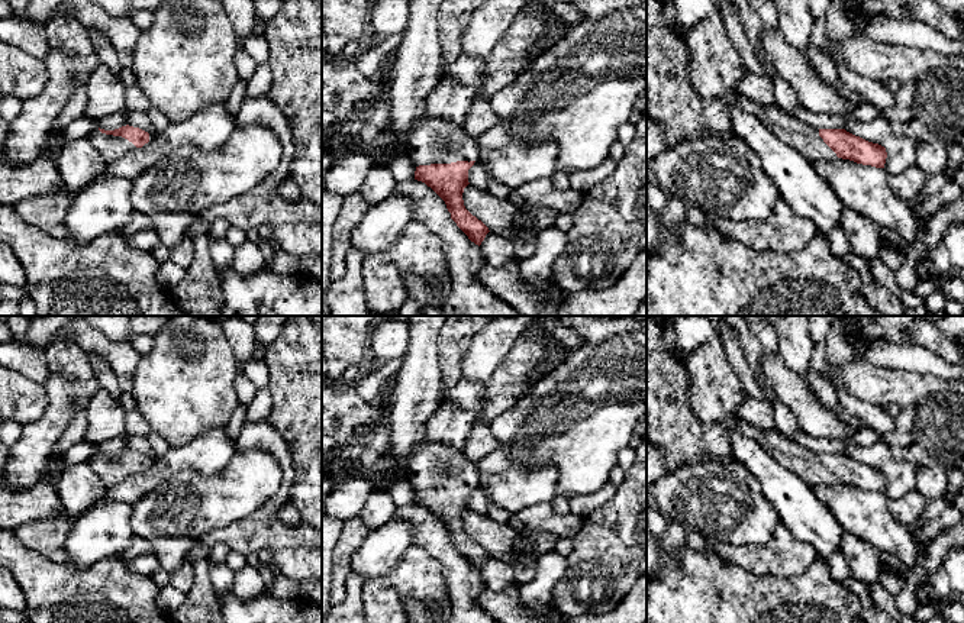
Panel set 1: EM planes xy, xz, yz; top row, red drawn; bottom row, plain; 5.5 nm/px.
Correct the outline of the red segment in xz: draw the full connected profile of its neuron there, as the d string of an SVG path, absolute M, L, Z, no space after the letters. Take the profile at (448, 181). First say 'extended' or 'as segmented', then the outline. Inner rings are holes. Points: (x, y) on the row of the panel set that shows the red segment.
extended | M426 113L409 132L415 180L431 187L446 204L451 219L475 245L481 245L489 227L464 206L462 193L468 170L481 156L475 138L464 126L431 117Z

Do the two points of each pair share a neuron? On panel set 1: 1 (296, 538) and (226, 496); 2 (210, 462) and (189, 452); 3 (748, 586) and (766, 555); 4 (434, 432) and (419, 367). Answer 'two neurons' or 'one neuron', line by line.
1: two neurons
2: one neuron
3: two neurons
4: two neurons

